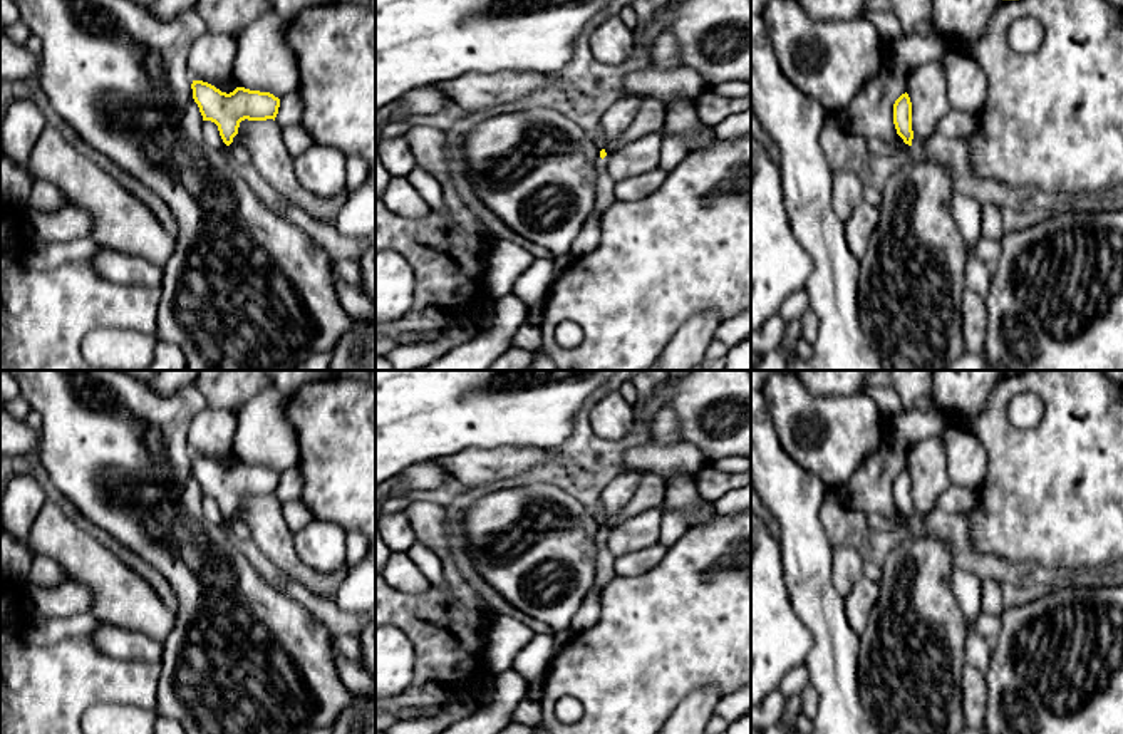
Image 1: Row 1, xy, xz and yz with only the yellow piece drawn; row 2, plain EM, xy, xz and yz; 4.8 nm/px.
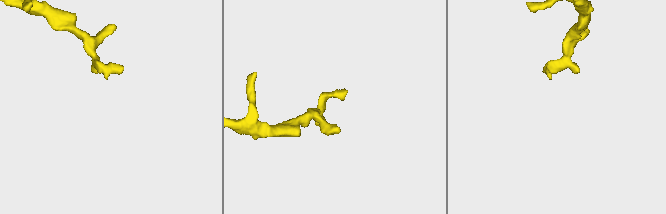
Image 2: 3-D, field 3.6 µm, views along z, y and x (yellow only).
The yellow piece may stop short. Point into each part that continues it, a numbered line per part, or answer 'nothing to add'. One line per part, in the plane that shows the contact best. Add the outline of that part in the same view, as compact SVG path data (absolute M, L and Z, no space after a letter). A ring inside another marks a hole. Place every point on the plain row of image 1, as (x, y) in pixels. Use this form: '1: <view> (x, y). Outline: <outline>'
nothing to add

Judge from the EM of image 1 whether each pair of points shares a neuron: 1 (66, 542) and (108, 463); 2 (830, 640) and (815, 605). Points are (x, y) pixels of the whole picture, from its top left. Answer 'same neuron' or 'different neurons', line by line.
1: different neurons
2: same neuron

